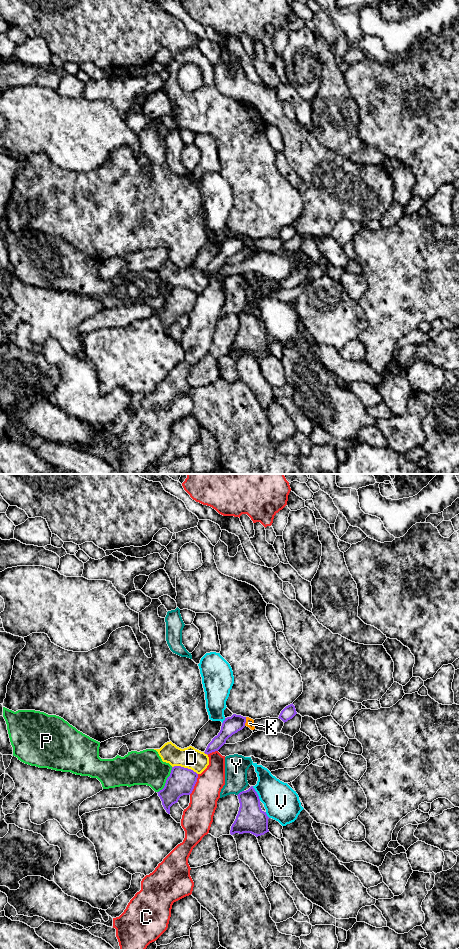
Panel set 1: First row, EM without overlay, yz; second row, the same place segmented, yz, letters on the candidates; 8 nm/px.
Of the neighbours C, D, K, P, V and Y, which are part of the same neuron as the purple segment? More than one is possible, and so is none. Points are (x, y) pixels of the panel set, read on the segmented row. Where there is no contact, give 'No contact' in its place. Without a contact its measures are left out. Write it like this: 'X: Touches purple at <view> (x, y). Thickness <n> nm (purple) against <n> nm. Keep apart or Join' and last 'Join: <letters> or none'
C: Touches purple at yz (195, 783). Thickness 220 nm (purple) against 220 nm. Keep apart
D: Touches purple at yz (185, 768). Thickness 220 nm (purple) against 170 nm. Keep apart
K: Touches purple at yz (245, 721). Thickness 140 nm (purple) against 70 nm. Keep apart
P: Touches purple at yz (166, 780). Thickness 220 nm (purple) against 280 nm. Keep apart
V: Touches purple at yz (256, 793). Thickness 220 nm (purple) against 280 nm. Keep apart
Y: Touches purple at yz (240, 792). Thickness 220 nm (purple) against 190 nm. Keep apart
Join: none

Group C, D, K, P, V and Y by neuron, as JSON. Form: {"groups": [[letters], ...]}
{"groups": [["C"], ["D", "K"], ["P"], ["V"], ["Y"]]}

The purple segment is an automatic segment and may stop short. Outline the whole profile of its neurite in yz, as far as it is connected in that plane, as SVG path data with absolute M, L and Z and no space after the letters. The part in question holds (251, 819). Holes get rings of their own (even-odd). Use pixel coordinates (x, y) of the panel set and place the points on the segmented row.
M253 786L246 791L240 792L237 796L240 807L231 826L230 834L251 833L258 837L269 832L269 817L261 809L259 796Z

